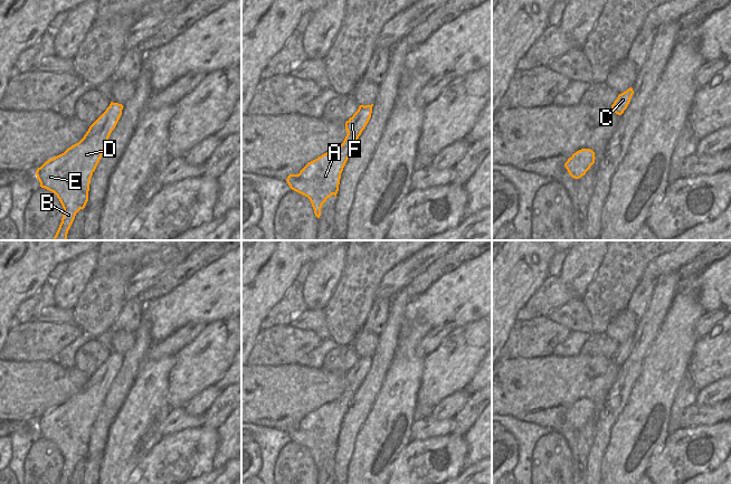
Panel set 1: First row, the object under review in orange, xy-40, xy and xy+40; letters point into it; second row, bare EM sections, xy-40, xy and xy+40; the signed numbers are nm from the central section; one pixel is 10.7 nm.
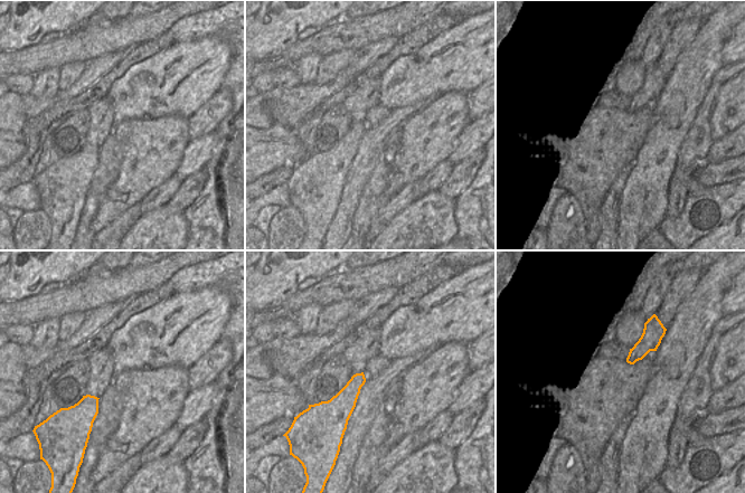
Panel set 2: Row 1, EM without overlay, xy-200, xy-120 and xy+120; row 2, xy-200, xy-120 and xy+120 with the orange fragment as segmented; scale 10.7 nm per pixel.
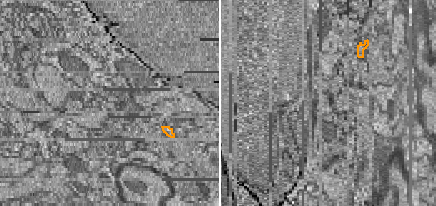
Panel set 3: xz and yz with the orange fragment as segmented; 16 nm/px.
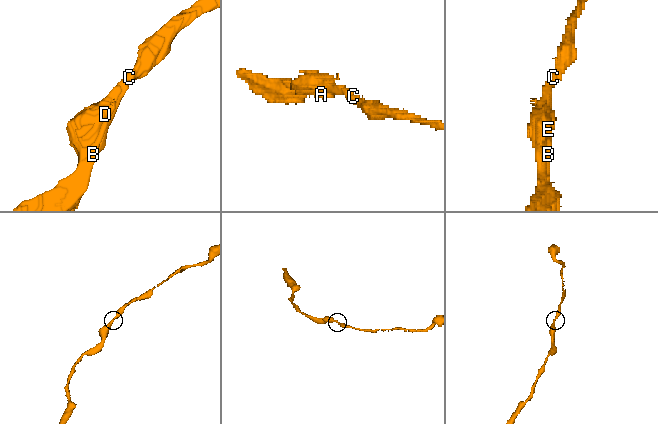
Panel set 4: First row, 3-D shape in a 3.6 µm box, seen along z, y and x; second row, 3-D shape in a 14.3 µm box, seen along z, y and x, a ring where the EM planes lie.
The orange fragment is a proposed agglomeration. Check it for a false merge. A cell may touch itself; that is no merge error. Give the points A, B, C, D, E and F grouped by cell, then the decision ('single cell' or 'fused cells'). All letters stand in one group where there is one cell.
A B C D E F; single cell

